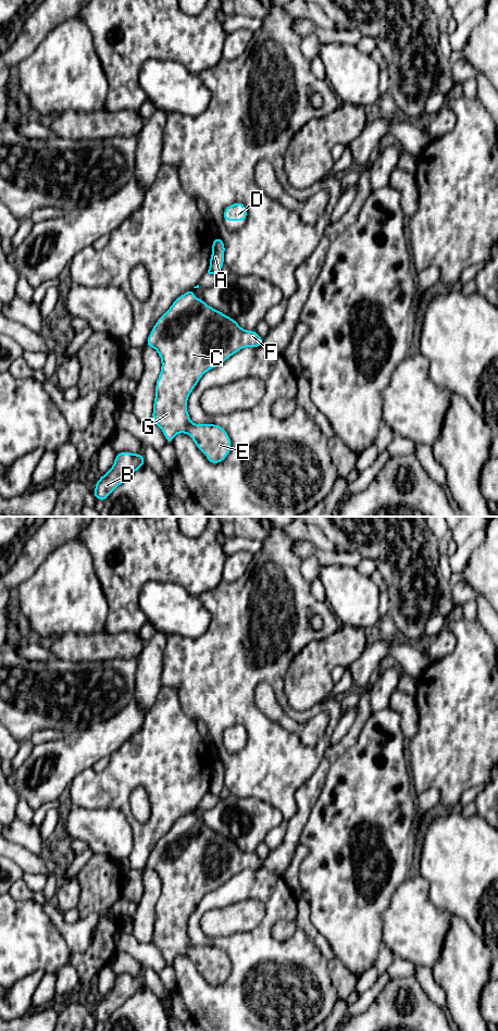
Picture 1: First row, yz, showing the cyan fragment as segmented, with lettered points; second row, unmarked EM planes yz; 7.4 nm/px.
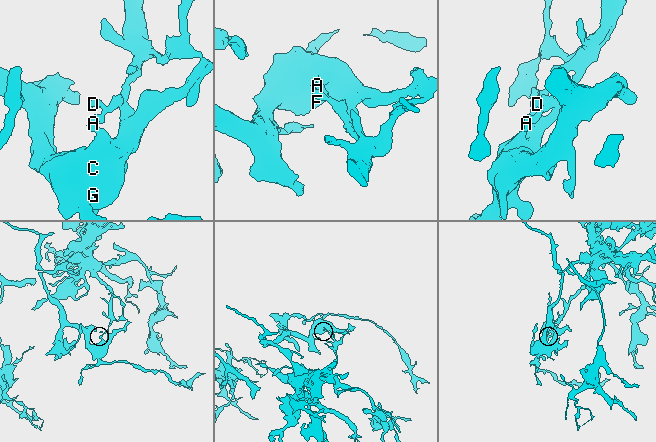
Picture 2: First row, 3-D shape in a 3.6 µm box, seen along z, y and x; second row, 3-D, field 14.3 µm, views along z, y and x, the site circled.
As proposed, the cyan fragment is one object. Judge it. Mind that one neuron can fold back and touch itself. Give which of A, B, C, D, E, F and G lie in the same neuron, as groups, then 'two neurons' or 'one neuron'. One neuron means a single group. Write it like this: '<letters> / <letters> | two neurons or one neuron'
A D / B C E F G | two neurons

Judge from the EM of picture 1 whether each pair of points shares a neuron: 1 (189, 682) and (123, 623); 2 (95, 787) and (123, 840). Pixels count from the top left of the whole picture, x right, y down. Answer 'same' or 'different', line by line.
1: different
2: different

